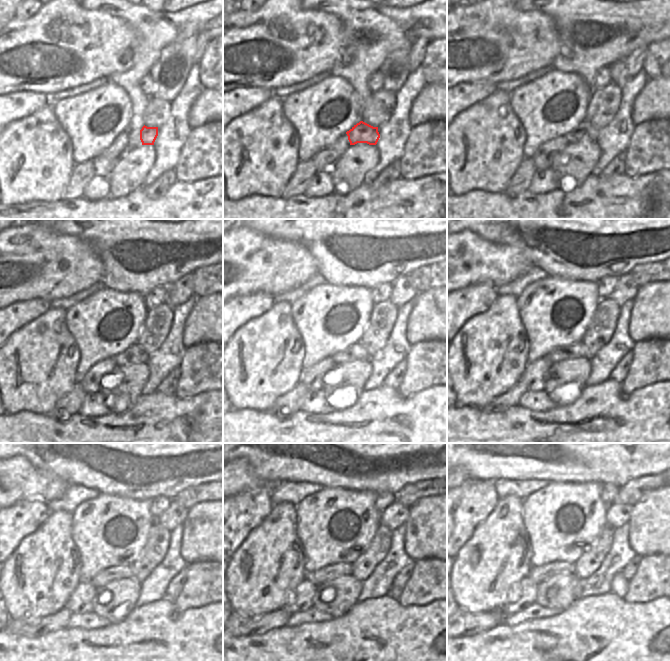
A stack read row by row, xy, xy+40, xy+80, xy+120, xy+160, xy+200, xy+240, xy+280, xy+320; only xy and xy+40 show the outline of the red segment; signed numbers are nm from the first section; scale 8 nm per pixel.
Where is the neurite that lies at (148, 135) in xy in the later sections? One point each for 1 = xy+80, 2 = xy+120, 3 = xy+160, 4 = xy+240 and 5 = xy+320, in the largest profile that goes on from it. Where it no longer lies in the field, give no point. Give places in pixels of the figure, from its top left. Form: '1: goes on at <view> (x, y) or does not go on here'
1: goes on at xy+80 (584, 131)
2: goes on at xy+120 (134, 354)
3: goes on at xy+160 (355, 352)
4: goes on at xy+240 (105, 576)
5: goes on at xy+320 (539, 574)

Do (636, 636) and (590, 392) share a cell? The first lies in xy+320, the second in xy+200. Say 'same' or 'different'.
same

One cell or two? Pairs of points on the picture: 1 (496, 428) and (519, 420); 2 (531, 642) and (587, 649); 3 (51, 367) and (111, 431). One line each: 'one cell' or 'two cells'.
1: one cell
2: one cell
3: two cells

